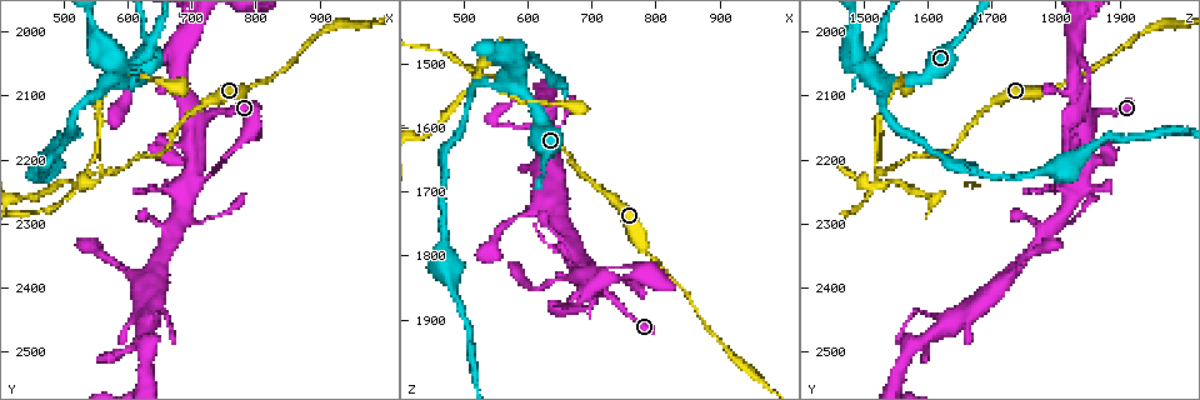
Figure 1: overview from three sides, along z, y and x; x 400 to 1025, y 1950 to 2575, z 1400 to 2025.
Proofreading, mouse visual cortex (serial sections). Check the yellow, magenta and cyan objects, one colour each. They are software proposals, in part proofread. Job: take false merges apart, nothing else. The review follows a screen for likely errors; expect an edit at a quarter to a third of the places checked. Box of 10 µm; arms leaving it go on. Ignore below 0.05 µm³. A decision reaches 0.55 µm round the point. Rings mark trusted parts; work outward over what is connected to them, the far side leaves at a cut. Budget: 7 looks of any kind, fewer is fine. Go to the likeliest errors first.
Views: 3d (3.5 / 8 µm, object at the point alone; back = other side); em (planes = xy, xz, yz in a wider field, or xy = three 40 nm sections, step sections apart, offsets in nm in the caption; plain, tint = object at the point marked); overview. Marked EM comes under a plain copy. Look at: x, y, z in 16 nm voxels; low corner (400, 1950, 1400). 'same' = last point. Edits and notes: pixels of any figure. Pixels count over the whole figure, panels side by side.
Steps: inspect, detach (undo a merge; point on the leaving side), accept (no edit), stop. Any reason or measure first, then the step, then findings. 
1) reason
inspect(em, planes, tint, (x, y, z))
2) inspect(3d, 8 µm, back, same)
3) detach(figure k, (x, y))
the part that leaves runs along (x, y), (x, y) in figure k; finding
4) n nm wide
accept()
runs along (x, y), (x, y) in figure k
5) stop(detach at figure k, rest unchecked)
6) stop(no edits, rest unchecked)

four or more arms meet
inspect(3d, 3.5 µm, (530, 2230, 1515))

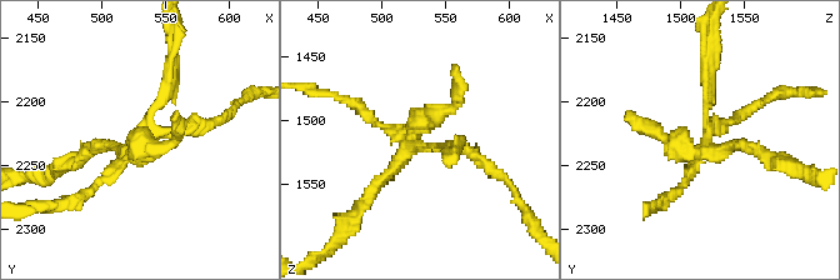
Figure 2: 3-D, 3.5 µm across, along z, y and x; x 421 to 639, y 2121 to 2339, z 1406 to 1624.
inspect(em, xy, step 5, tint, (526, 2232, 1518))

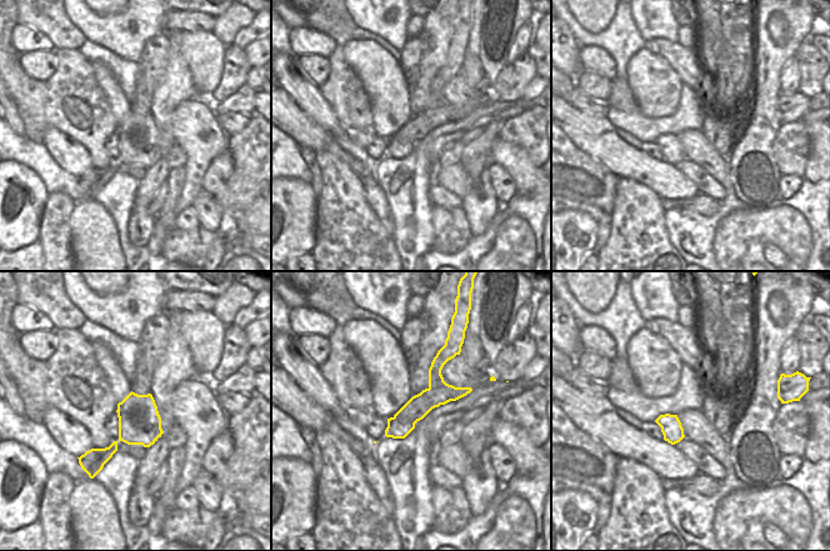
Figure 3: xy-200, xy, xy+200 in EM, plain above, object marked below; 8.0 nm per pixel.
detach(figure 2, (95, 148))
two cells meet here

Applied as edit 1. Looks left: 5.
redraw
inspect(overview)

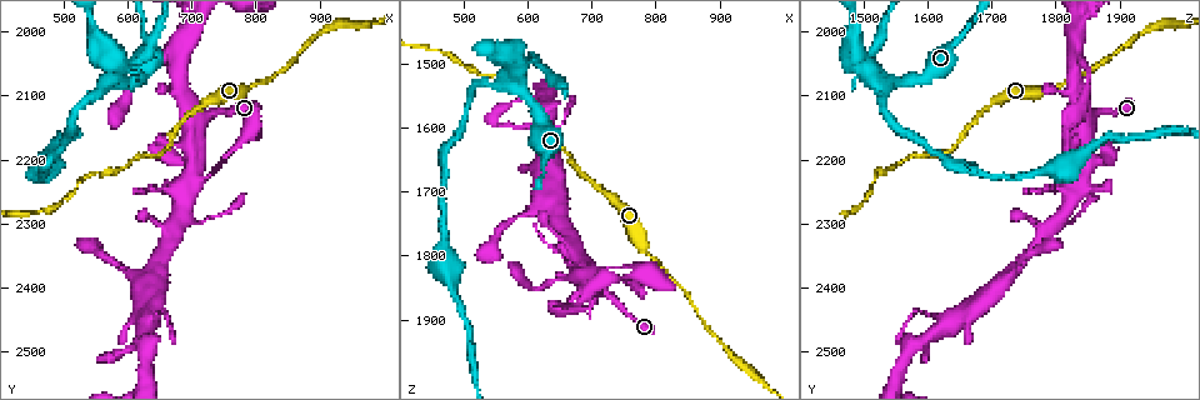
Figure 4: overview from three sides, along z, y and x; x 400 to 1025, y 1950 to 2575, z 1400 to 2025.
thick turns thin
inspect(em, xy, step 3, tint, (595, 2050, 1500))

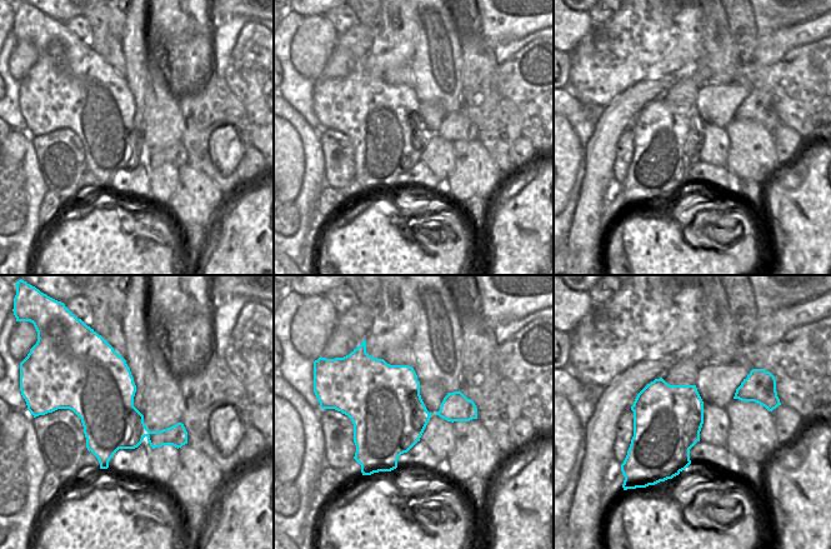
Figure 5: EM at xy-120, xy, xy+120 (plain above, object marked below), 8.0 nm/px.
inspect(3d, 3.5 µm, same)

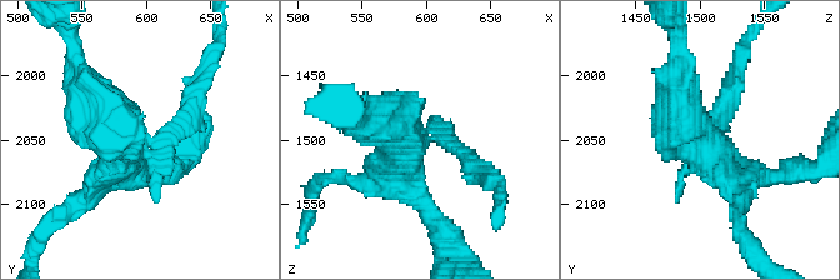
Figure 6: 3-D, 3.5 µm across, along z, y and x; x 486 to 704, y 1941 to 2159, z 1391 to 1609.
detach(figure 6, (723, 119))
the part that leaves runs along (436, 138), (483, 180), (498, 183) in figure 6; a second cell is stuck on

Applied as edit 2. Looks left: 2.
sharp bend
inspect(3d, 3.5 µm, (700, 2205, 1880))

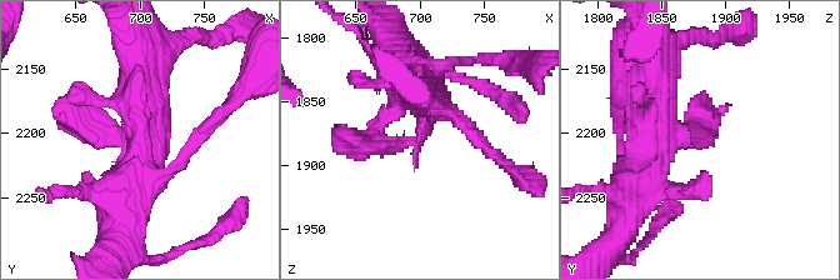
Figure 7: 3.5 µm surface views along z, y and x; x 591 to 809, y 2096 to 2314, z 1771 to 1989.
inspect(em, xy, step 1, tint, same)

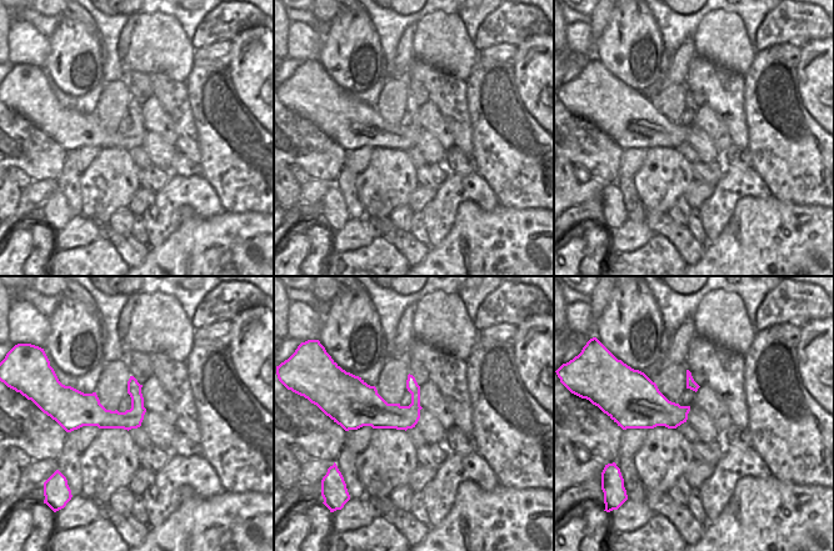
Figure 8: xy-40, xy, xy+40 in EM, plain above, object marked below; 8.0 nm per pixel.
accept()
continuous, no second cell

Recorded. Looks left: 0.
stop(detach at figure 2, detach at figure 6, rest unchecked)

